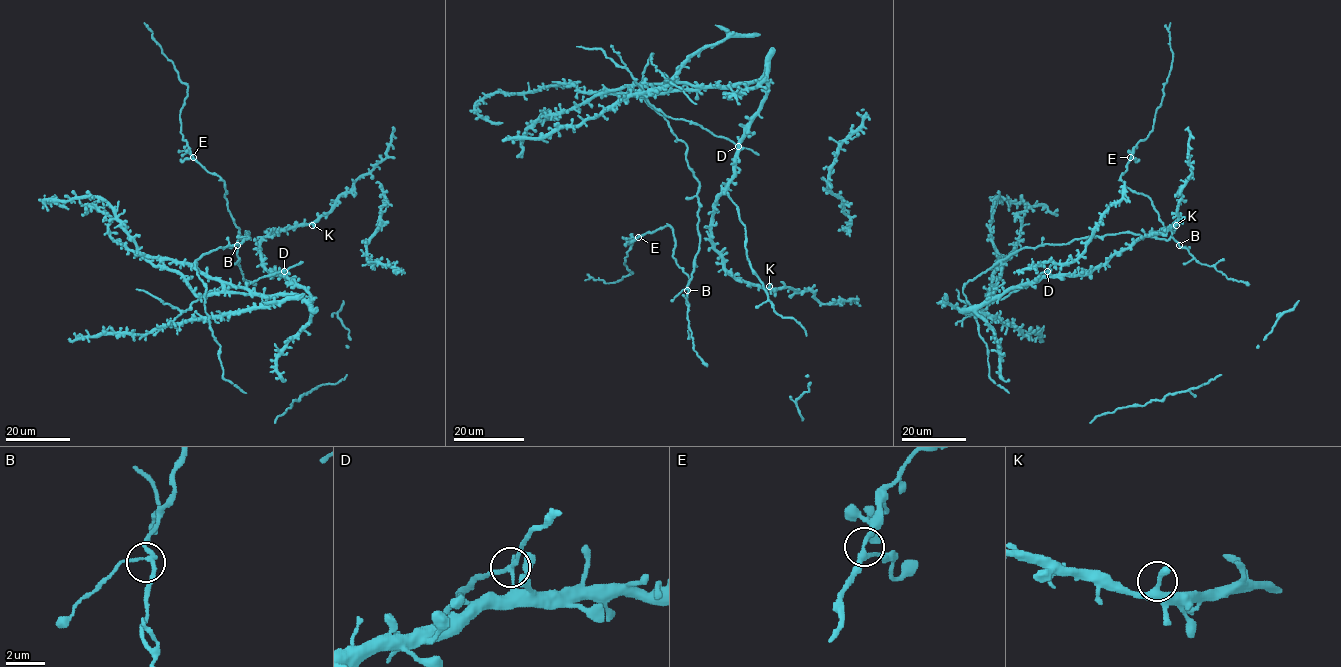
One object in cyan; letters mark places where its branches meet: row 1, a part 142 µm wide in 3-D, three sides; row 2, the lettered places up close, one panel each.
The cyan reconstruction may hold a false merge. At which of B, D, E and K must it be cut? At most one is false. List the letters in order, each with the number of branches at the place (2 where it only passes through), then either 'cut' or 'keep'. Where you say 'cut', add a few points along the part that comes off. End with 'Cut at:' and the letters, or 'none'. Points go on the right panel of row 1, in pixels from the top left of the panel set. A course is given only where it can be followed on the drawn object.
B: branches 3; keep
D: branches 3; cut; course (1047, 271), (1025, 287), (996, 299), (979, 310), (958, 298), (956, 289)
E: branches 3; keep
K: branches 3; keep
Cut at: D

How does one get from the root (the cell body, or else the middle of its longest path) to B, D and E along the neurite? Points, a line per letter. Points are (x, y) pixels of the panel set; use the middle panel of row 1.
B: (717, 87), (642, 95), (664, 117), (671, 132), (686, 144), (688, 166), (699, 183), (699, 249), (687, 290)
D: (717, 87), (760, 80), (767, 85), (767, 95), (738, 146)
E: (717, 87), (642, 95), (686, 144), (699, 183), (699, 249), (689, 281), (673, 256), (672, 228), (638, 237)

